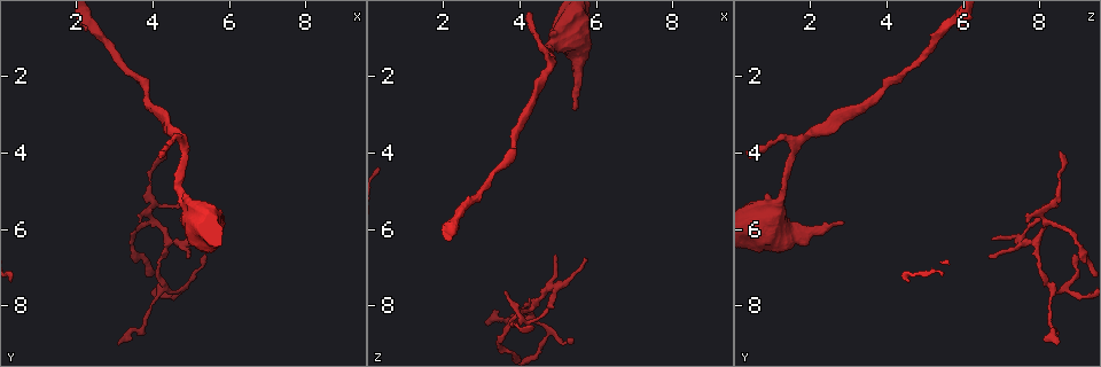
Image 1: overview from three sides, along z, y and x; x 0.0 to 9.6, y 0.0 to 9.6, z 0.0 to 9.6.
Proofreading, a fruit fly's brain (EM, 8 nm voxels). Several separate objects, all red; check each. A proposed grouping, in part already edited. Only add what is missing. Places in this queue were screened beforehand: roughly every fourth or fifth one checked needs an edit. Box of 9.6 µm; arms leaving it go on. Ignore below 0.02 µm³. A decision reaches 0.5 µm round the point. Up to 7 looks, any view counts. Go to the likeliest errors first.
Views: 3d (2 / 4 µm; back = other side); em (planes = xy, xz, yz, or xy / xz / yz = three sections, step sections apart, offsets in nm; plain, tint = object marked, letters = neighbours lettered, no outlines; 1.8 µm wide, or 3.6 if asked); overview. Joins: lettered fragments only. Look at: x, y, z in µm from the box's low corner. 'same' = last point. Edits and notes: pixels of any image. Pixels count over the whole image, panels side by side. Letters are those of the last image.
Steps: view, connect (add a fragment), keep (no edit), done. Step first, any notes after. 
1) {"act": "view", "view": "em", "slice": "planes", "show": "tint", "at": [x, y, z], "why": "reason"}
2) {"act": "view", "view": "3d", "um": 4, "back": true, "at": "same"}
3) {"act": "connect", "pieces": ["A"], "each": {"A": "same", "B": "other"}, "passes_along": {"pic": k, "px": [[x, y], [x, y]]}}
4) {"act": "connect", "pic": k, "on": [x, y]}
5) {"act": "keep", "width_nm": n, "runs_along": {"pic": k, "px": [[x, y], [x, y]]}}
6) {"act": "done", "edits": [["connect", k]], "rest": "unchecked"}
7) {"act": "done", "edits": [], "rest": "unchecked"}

{"act": "view", "view": "em", "slice": "planes", "show": "letters", "at": [5.65, 6.25, 6.75], "why": "free end"}

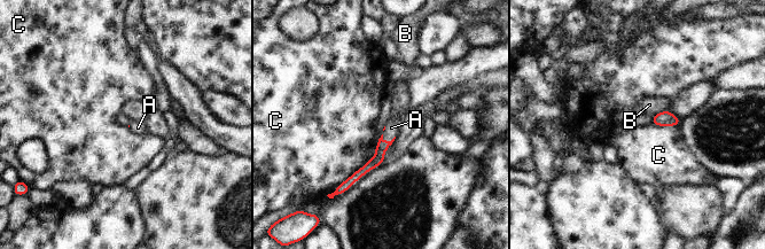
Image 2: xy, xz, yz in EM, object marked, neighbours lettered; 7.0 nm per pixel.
{"act": "connect", "pieces": ["A"], "each": {"A": "same", "B": "other", "C": "other"}, "passes_along": {"pic": 2, "px": [[382, 146], [388, 141], [391, 127]]}, "found": "the neuron continues"}

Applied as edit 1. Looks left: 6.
{"act": "view", "view": "em", "slice": "planes", "show": "plain", "at": [5.50, 5.90, 2.85]}

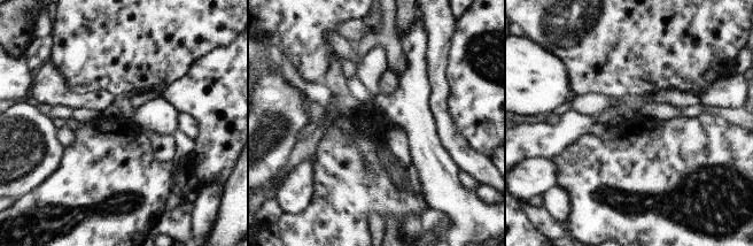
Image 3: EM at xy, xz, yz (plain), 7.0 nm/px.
{"act": "view", "view": "em", "slice": "planes", "show": "letters", "at": "same"}

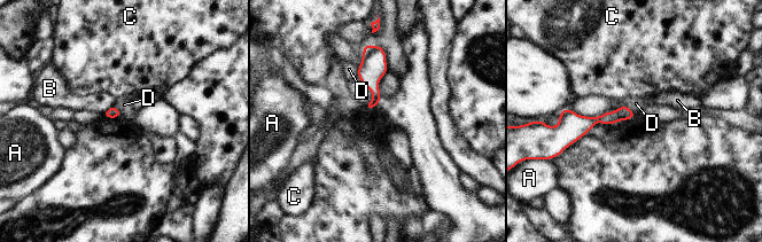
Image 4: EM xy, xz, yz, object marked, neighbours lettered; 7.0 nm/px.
{"act": "keep", "each": {"A": "other", "B": "other", "C": "other", "D": "other"}, "border": {"pic": 4, "px": [[623, 103], [636, 115]]}, "found": "no lettered fragment goes on from it"}

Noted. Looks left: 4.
{"act": "view", "view": "3d", "um": 2, "back": true, "at": [4.25, 3.95, 8.60], "why": "free end"}

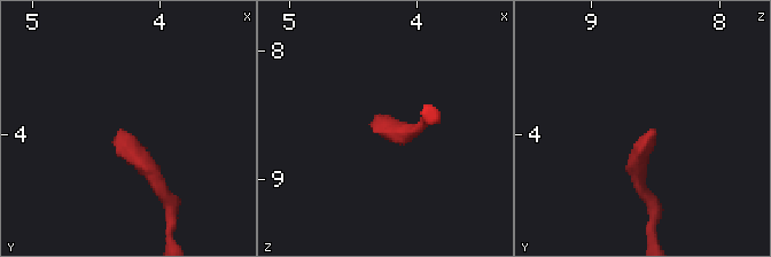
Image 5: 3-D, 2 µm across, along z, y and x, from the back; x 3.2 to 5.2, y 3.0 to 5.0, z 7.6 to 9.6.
{"act": "view", "view": "em", "slice": "xz", "step": 4, "show": "letters", "at": [4.28, 3.96, 8.52]}

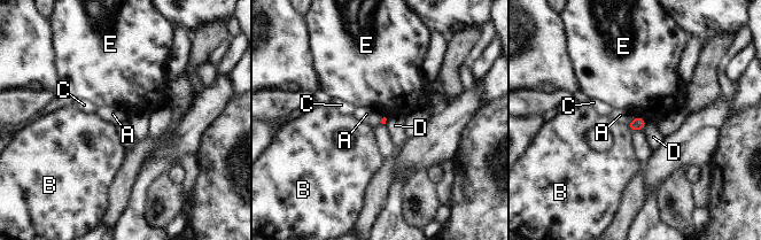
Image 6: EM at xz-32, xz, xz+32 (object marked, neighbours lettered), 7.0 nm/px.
{"act": "view", "view": "em", "slice": "yz", "step": 4, "show": "letters", "at": "same", "why": "cut it another way"}

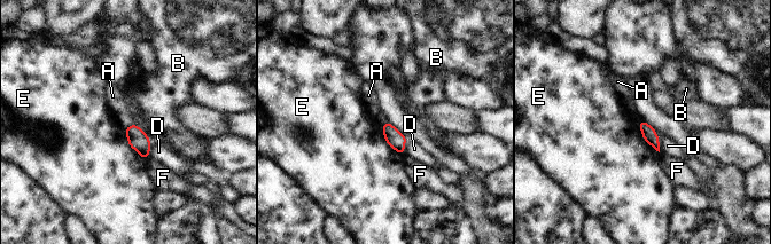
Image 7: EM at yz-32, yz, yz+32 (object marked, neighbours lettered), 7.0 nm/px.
{"act": "keep", "each": {"A": "other", "B": "other", "D": "other", "E": "other", "F": "other"}, "border": {"pic": 7, "px": [[133, 123], [125, 128]]}, "found": "none of them fits"}

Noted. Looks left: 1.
{"act": "done", "edits": [["connect", 2]], "rest": "unchecked"}

